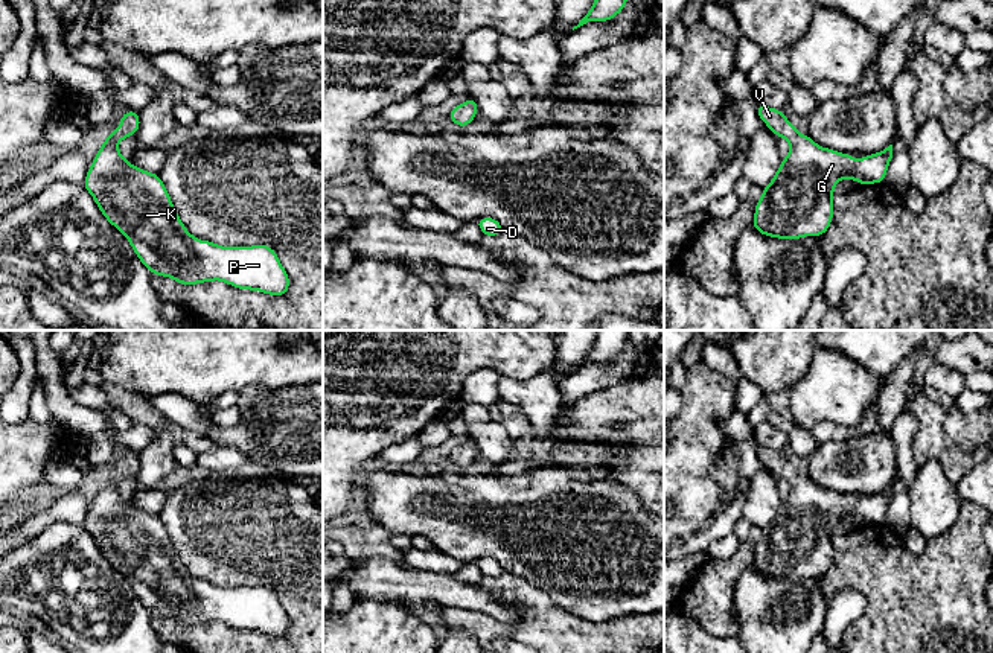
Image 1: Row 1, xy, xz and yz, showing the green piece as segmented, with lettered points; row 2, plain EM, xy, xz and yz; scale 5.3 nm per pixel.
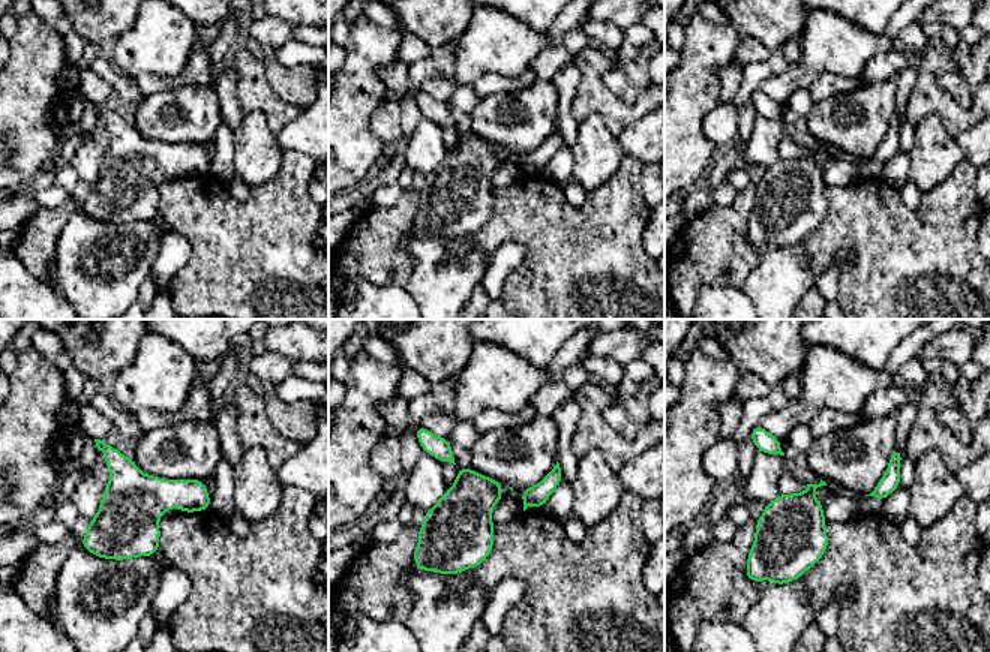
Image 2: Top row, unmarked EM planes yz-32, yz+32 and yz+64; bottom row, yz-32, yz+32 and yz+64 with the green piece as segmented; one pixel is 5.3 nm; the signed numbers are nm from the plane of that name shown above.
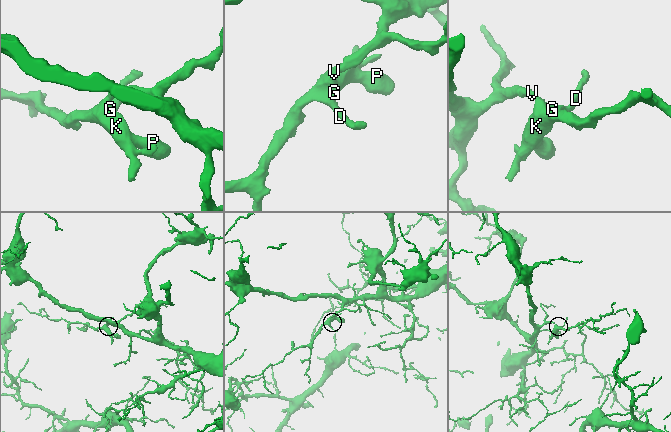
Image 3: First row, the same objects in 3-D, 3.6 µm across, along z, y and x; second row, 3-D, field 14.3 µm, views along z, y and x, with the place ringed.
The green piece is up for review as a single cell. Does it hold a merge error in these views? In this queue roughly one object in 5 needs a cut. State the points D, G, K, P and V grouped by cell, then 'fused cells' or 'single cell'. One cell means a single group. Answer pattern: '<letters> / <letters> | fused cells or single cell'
D G K P V | single cell

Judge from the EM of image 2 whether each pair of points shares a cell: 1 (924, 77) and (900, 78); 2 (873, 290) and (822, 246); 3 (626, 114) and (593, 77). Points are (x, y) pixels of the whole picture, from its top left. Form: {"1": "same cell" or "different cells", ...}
{"1": "different cells", "2": "same cell", "3": "same cell"}

